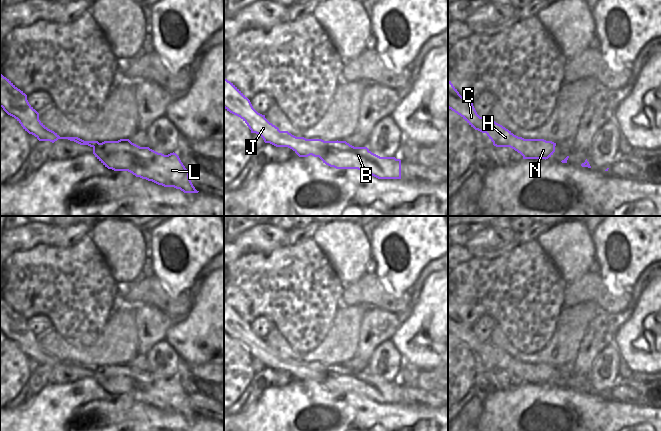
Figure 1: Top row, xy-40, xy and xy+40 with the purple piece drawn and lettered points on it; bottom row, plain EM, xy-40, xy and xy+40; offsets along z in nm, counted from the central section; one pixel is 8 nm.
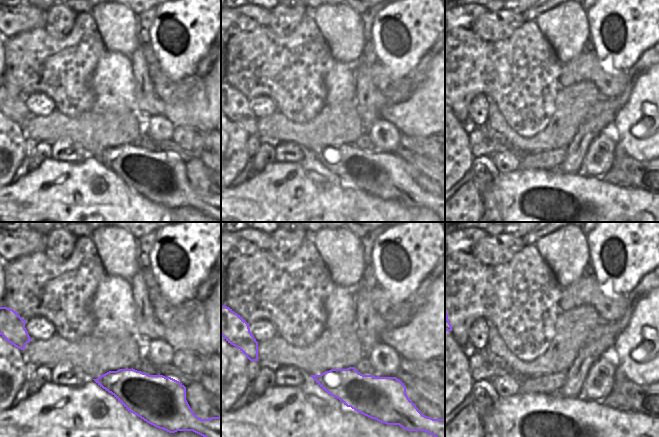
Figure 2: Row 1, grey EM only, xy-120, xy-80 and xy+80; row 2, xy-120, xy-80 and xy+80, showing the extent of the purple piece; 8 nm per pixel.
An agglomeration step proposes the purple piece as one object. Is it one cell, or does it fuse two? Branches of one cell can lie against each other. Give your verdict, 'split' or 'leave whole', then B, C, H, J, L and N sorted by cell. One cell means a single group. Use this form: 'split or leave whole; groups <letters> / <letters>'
leave whole; groups B C H J L N

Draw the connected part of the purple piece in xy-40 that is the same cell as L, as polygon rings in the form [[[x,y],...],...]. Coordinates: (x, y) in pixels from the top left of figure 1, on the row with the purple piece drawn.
[[[0,73],[0,107],[10,116],[14,117],[29,134],[34,135],[39,141],[50,141],[54,143],[58,139],[68,139],[80,145],[88,145],[93,148],[95,157],[108,169],[114,171],[128,171],[148,181],[152,181],[164,187],[174,187],[184,193],[198,193],[193,186],[189,171],[181,162],[176,153],[164,155],[158,153],[149,147],[140,147],[132,143],[129,139],[120,139],[118,141],[84,141],[78,137],[60,137],[54,131],[48,129],[40,120],[39,113],[29,104],[27,95],[18,89],[9,79]]]

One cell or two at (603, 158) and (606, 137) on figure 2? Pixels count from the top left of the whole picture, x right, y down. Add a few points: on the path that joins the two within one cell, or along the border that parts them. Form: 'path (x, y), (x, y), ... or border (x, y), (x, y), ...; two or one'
path (604, 153), (607, 150), (606, 142); one

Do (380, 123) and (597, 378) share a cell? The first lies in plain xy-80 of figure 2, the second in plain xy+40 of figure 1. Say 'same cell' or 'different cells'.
same cell

